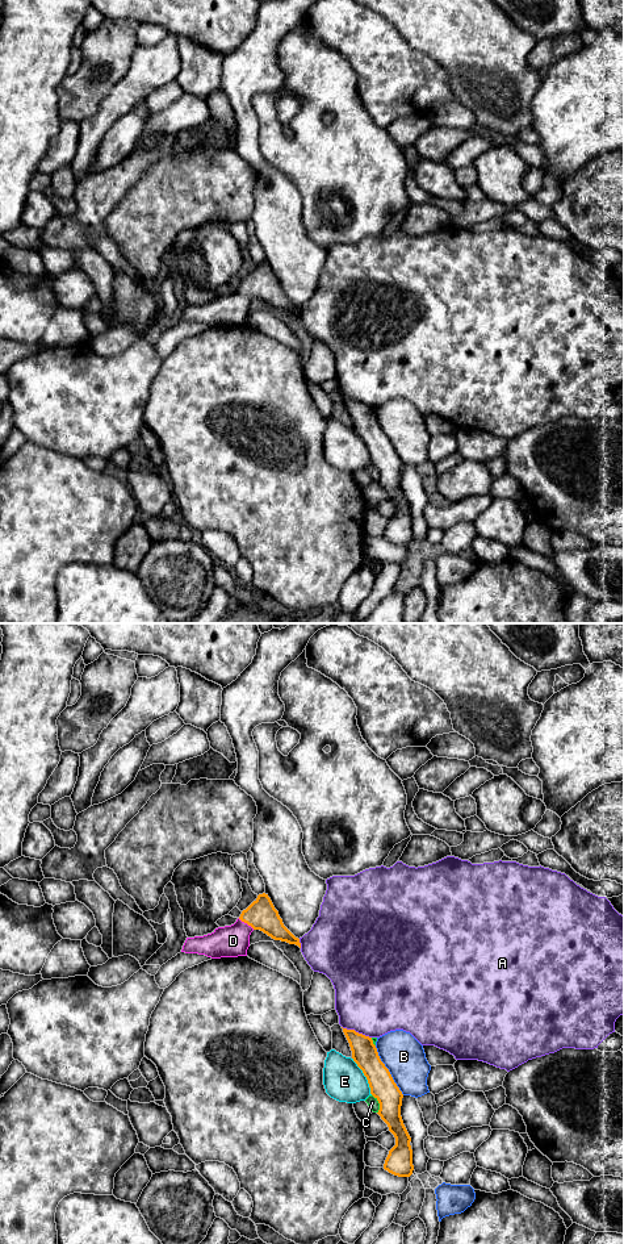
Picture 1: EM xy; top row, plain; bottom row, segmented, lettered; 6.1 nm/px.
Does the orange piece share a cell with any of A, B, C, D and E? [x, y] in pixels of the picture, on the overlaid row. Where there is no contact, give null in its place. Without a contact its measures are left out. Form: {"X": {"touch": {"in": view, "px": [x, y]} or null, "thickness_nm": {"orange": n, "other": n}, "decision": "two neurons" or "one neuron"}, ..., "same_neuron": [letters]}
{"A": {"touch": {"in": "xy", "px": [355, 1031]}, "thickness_nm": {"orange": 160, "other": 480}, "decision": "two neurons"}, "B": {"touch": {"in": "xy", "px": [388, 1071]}, "thickness_nm": {"orange": 160, "other": 240}, "decision": "two neurons"}, "C": {"touch": {"in": "xy", "px": [378, 1102]}, "thickness_nm": {"orange": 160, "other": 70}, "decision": "two neurons"}, "D": {"touch": {"in": "xy", "px": [246, 922]}, "thickness_nm": {"orange": 180, "other": 190}, "decision": "one neuron"}, "E": {"touch": {"in": "xy", "px": [364, 1075]}, "thickness_nm": {"orange": 160, "other": 240}, "decision": "two neurons"}, "same_neuron": ["D"]}

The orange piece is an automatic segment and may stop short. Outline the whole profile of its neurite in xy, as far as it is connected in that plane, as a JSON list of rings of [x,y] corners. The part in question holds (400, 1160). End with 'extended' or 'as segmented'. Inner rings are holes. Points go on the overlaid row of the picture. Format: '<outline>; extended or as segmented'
[[[343,1028],[349,1043],[352,1059],[368,1080],[370,1094],[378,1101],[378,1115],[395,1137],[384,1169],[398,1177],[410,1177],[414,1170],[411,1137],[401,1116],[403,1094],[394,1082],[389,1069],[381,1061],[372,1038]]]; as segmented

